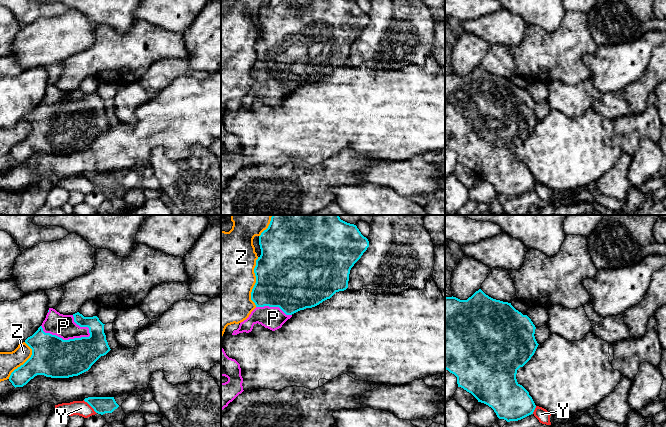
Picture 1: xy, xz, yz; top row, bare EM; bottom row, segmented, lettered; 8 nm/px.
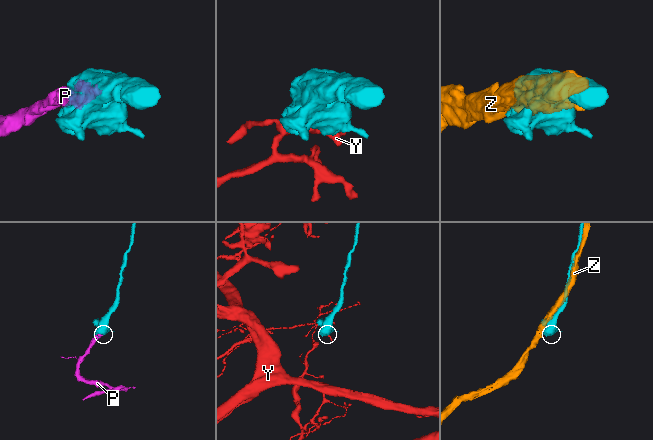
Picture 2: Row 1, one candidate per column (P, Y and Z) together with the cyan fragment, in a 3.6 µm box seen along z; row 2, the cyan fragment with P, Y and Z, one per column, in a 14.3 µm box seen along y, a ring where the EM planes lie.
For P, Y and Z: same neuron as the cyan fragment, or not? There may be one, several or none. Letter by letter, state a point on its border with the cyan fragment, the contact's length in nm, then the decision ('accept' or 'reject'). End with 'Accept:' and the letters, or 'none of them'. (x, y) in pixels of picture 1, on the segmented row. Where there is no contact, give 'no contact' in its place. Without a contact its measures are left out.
P: xy (64, 340) | 400 nm | accept
Y: xy (90, 405) | 160 nm | reject
Z: xz (256, 282) | 400 nm | reject
Accept: P

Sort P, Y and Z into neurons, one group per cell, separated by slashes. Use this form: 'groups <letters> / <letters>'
groups P / Y / Z

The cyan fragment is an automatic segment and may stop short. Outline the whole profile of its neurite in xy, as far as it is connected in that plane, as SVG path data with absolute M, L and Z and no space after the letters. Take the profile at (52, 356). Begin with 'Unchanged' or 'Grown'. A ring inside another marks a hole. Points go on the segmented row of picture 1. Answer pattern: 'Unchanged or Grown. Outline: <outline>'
Grown. Outline: M49 308L42 325L25 340L32 349L31 357L11 373L9 381L16 388L23 387L37 375L69 378L88 371L101 356L111 350L104 333L104 325L97 316L84 317L79 312L63 315Z

